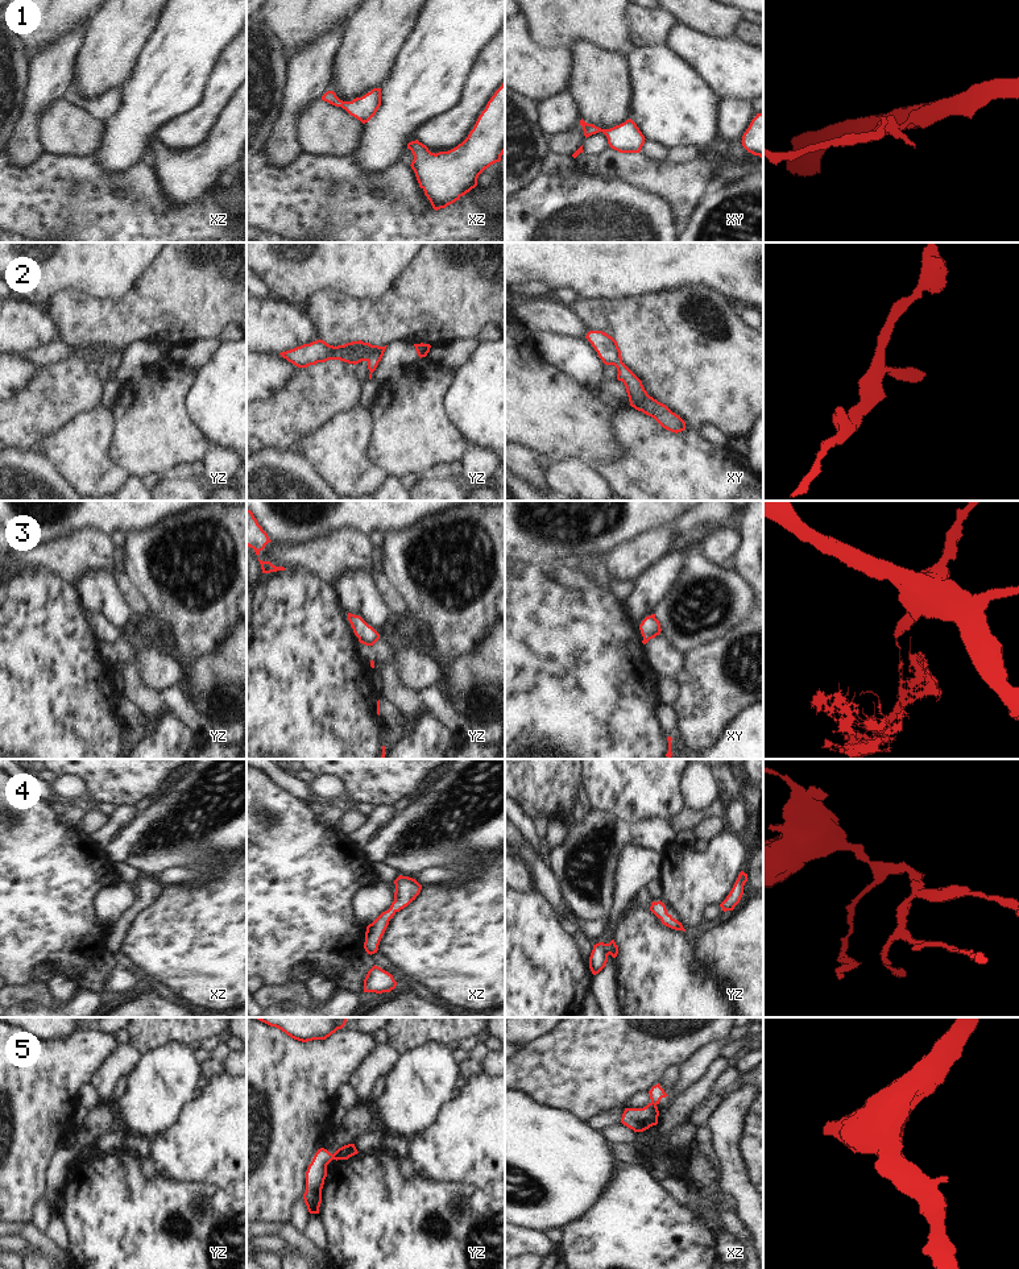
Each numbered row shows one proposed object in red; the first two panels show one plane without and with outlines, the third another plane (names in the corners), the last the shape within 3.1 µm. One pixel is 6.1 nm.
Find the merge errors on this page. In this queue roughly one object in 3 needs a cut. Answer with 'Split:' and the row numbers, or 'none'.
Split: 3, 5

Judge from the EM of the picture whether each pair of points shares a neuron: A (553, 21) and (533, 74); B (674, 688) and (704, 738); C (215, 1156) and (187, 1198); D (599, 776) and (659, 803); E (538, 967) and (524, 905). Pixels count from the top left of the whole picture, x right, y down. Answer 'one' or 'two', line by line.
A: two
B: two
C: two
D: one
E: one

